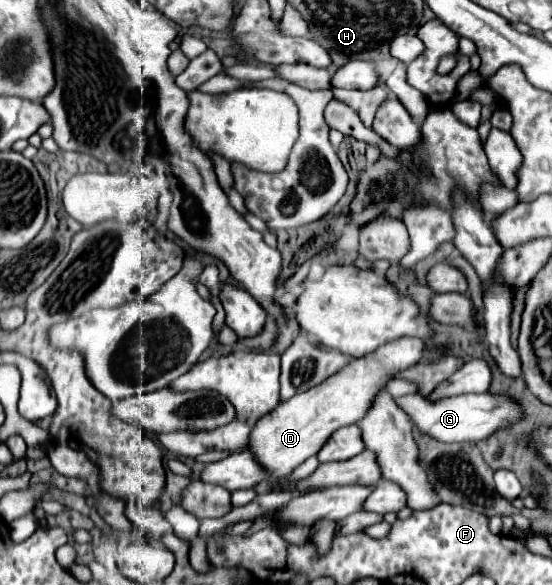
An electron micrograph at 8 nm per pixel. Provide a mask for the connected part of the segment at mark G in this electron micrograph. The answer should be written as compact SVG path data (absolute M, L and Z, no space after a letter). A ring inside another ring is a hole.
M419 393L403 395L395 399L397 405L409 415L413 425L419 429L419 433L425 433L441 443L465 443L465 441L481 441L495 433L497 429L517 423L521 413L519 407L505 397L481 393L481 395L457 395L457 397L445 397L431 401Z

